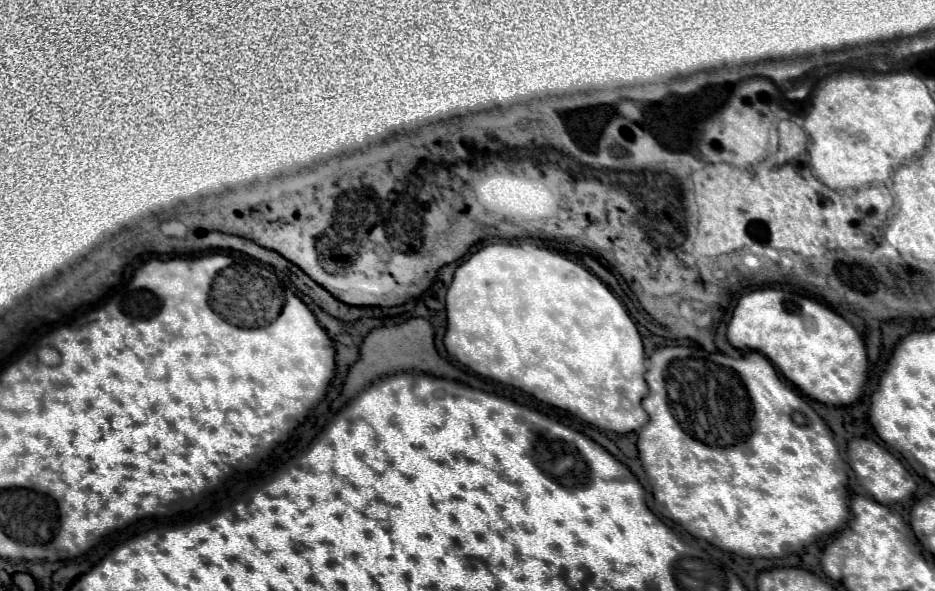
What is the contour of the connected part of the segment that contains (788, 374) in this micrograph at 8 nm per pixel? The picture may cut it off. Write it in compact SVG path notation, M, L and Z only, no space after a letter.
M770 287L746 293L738 299L732 311L732 319L726 329L726 339L738 351L750 349L764 355L804 395L824 405L852 405L862 393L862 385L866 381L864 367L868 369L868 355L866 355L862 337L844 317L840 317L832 309L826 309L824 305L814 303L810 299L802 299L802 297L786 299L782 291L776 291Z

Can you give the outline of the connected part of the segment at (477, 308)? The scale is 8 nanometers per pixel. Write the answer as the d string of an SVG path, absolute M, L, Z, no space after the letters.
M500 239L496 243L481 247L468 257L468 261L464 261L454 271L454 279L446 293L446 317L448 317L448 327L446 327L446 335L444 335L444 347L446 347L448 355L454 357L458 363L466 365L468 369L480 373L482 377L516 387L516 389L536 397L542 403L564 409L568 413L580 417L582 421L596 425L600 429L606 429L606 431L626 435L626 433L638 431L640 427L644 427L648 423L648 413L640 405L640 401L648 393L648 385L644 381L646 367L644 367L644 347L642 347L640 333L631 316L611 289L586 266L570 260L565 254L540 246L531 239Z

